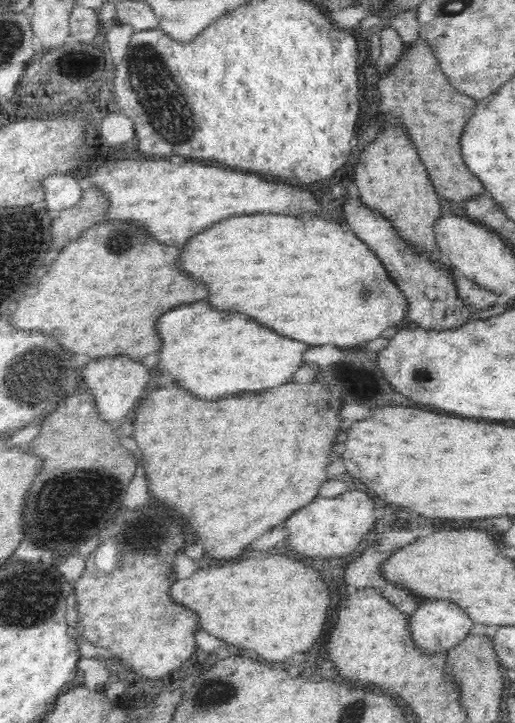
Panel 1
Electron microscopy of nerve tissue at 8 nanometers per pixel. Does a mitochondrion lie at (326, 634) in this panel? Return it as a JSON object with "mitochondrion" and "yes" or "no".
{"mitochondrion":"no"}

